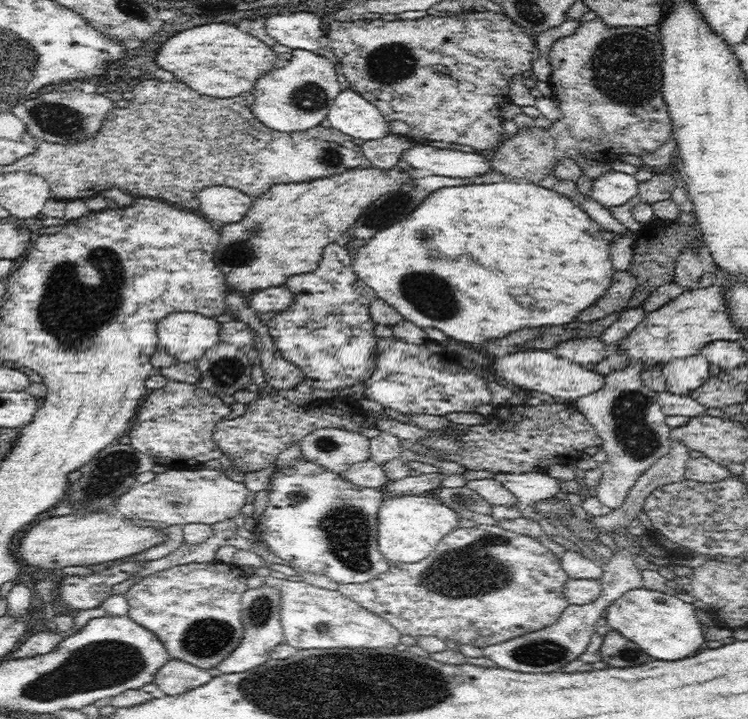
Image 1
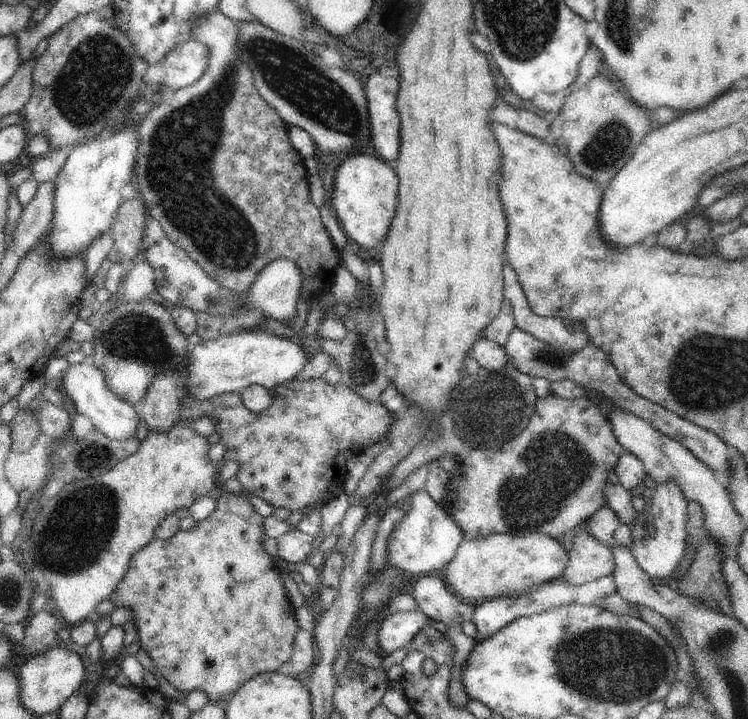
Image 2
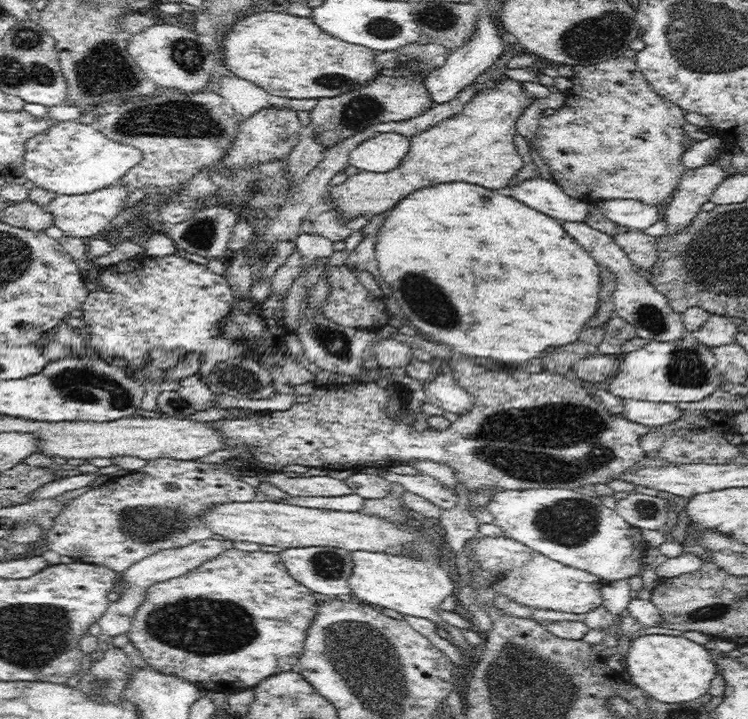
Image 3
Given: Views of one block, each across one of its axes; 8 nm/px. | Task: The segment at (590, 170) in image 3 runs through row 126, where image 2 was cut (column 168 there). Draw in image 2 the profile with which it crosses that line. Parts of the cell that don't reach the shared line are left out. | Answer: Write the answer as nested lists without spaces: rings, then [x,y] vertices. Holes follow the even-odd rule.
[[[230,493],[218,496],[216,501],[215,509],[210,515],[204,520],[196,521],[189,530],[177,530],[176,534],[167,539],[154,538],[143,549],[134,553],[126,574],[107,598],[112,608],[129,609],[131,620],[139,634],[140,647],[147,652],[161,676],[168,680],[182,696],[186,696],[192,690],[202,690],[210,701],[220,700],[222,696],[230,692],[235,693],[238,688],[257,674],[276,671],[284,662],[288,662],[293,651],[294,637],[301,629],[296,623],[295,607],[288,599],[276,562],[262,547],[265,534],[264,518],[254,510],[245,494],[235,496],[234,493]]]

